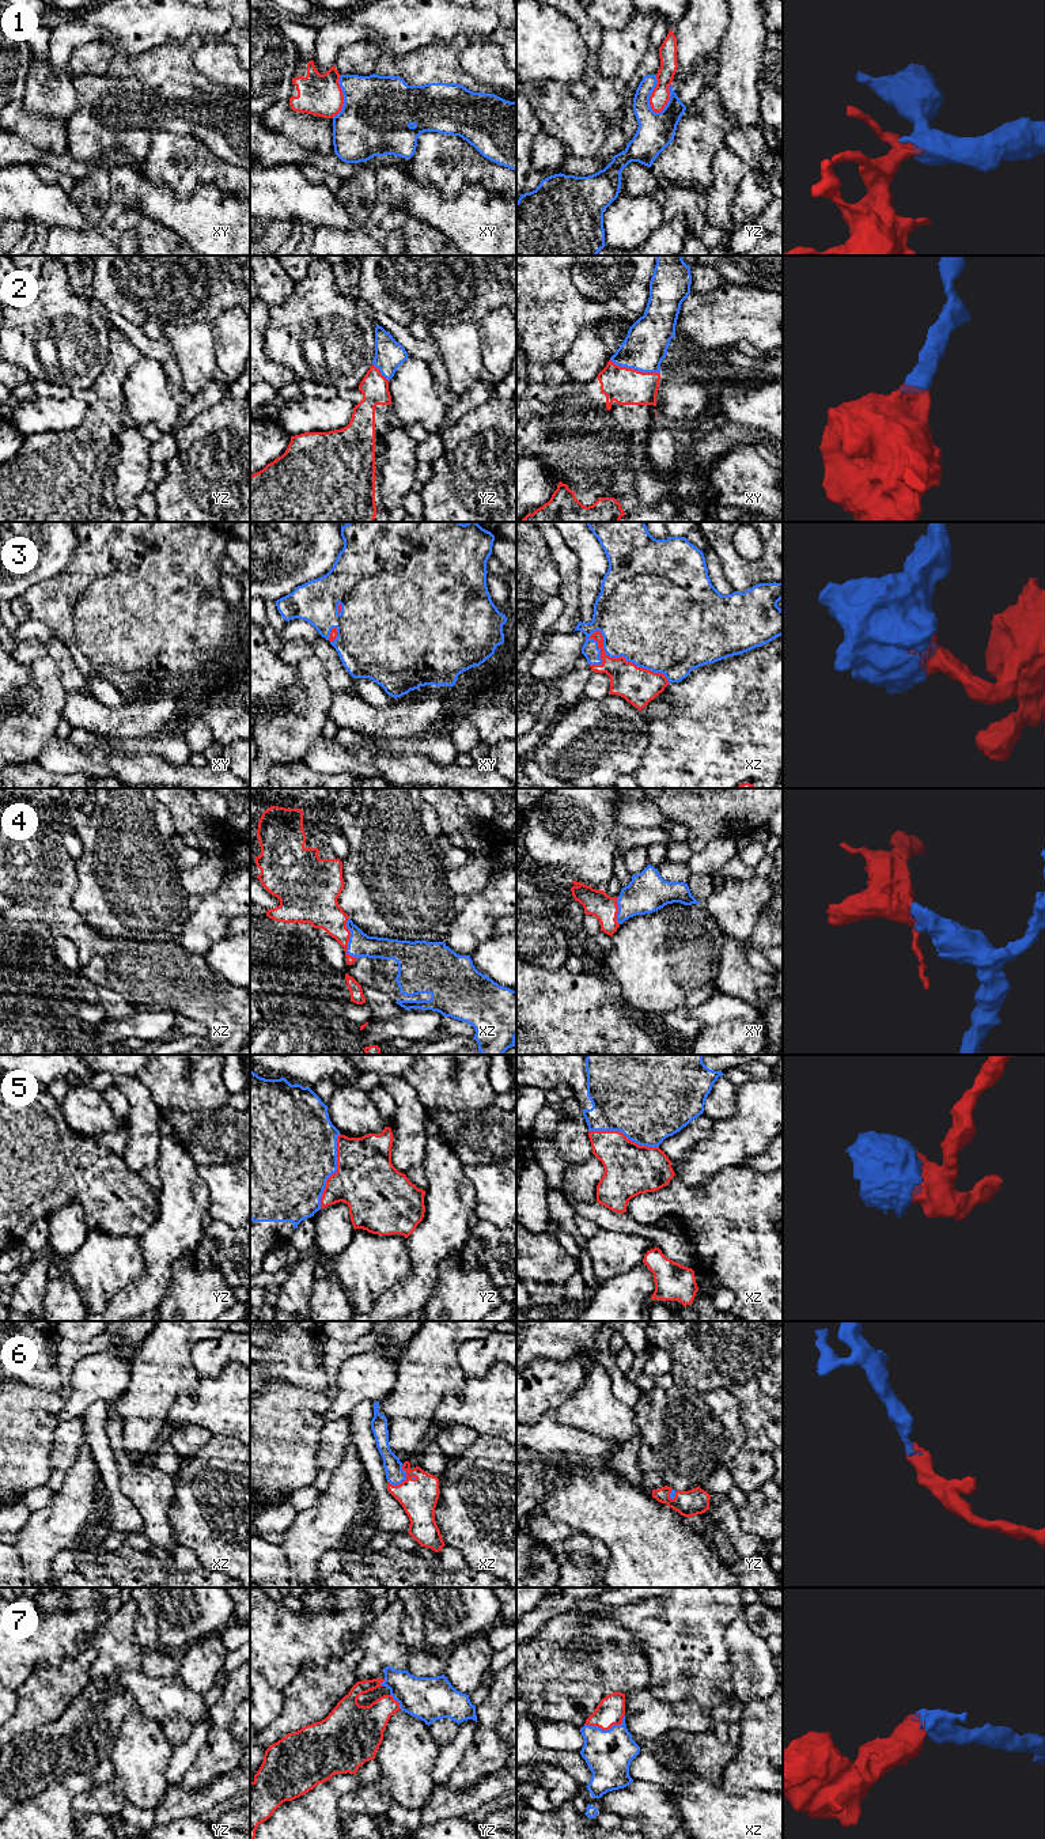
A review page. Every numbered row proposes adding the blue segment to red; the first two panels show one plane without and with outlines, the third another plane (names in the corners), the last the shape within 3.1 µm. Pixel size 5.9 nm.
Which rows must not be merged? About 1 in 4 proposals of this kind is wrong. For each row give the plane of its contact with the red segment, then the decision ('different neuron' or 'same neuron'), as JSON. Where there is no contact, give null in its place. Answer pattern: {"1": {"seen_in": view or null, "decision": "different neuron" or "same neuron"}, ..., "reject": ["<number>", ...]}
{"1": {"seen_in": "yz", "decision": "different neuron"}, "2": {"seen_in": "xy", "decision": "same neuron"}, "3": {"seen_in": "xz", "decision": "same neuron"}, "4": {"seen_in": "xz", "decision": "same neuron"}, "5": {"seen_in": "yz", "decision": "same neuron"}, "6": {"seen_in": "xz", "decision": "same neuron"}, "7": {"seen_in": "xz", "decision": "same neuron"}, "reject": ["1"]}

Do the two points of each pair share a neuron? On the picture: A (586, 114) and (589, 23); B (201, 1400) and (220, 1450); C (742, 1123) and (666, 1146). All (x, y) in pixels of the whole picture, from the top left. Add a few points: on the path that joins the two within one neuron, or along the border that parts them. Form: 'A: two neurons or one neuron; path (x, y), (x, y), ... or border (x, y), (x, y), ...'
A: one neuron; path (589, 91), (591, 86), (593, 46)
B: two neurons; border (214, 1434), (235, 1438)
C: two neurons; border (715, 1122), (714, 1131), (688, 1153)

